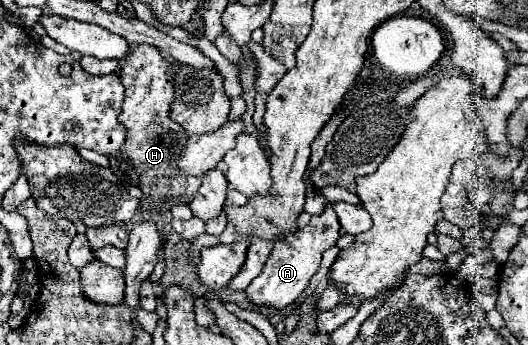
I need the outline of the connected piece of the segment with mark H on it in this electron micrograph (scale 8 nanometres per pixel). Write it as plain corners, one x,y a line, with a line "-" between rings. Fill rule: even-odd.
136,45
124,59
120,71
122,83
126,87
126,97
118,119
128,129
128,139
122,151
132,161
140,177
140,189
144,191
144,195
150,195
154,199
192,199
200,187
198,177
180,175
180,167
176,167
176,161
180,159
180,155
184,155
184,143
188,141
184,129
170,117
170,103
174,99
174,75
182,65
184,63
180,61
170,63
154,45

